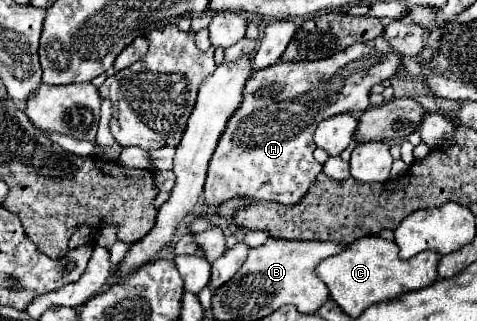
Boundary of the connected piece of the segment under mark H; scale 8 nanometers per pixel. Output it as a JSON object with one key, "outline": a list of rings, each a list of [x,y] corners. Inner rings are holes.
{"outline":[[[356,43],[320,61],[280,61],[268,69],[252,71],[244,87],[244,101],[228,119],[208,165],[204,185],[208,209],[240,195],[282,205],[298,203],[322,171],[322,165],[312,157],[316,149],[312,137],[318,123],[338,113],[368,109],[370,87],[392,77],[400,67],[402,61],[396,53],[382,55],[368,43]]]}

